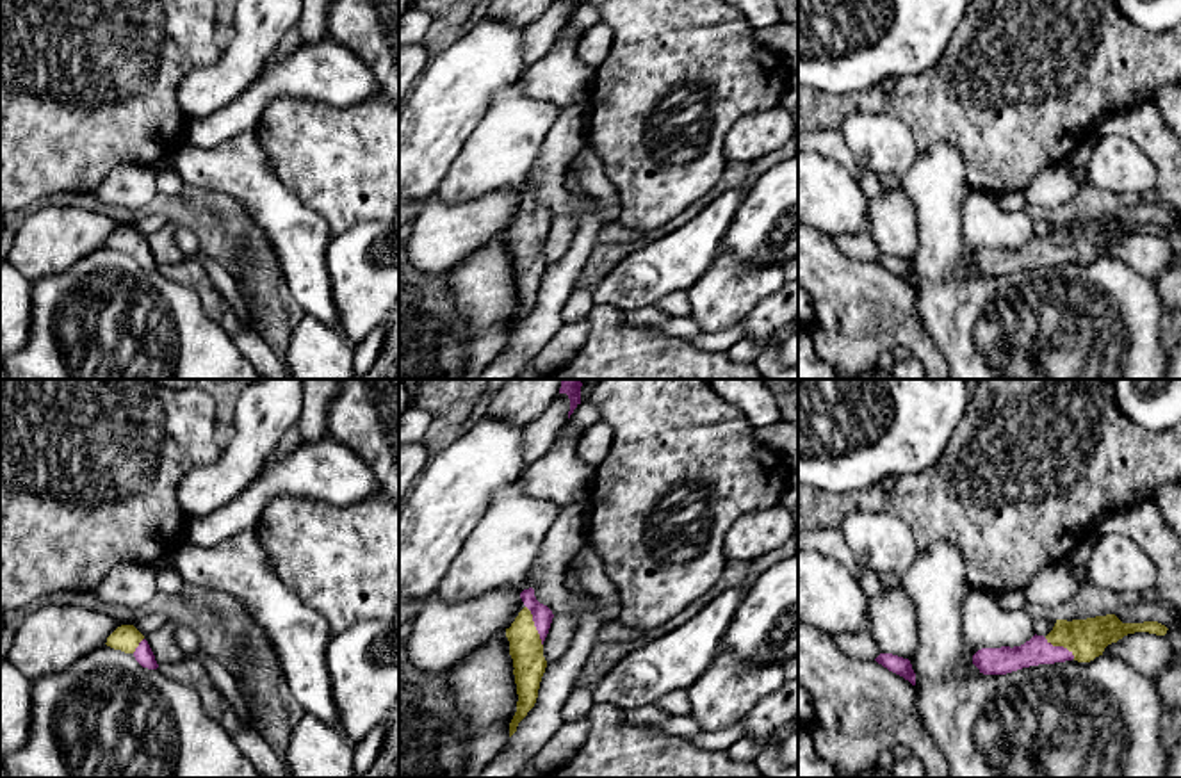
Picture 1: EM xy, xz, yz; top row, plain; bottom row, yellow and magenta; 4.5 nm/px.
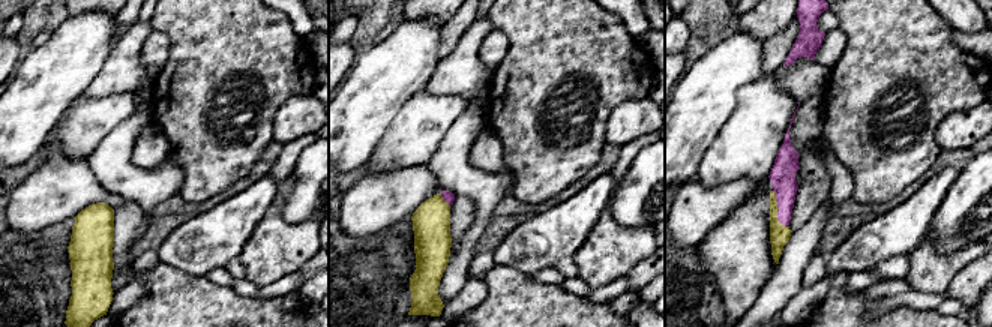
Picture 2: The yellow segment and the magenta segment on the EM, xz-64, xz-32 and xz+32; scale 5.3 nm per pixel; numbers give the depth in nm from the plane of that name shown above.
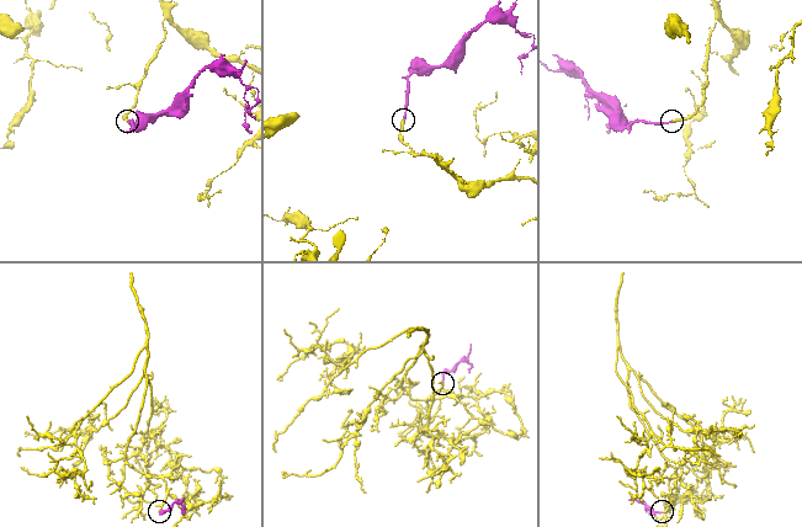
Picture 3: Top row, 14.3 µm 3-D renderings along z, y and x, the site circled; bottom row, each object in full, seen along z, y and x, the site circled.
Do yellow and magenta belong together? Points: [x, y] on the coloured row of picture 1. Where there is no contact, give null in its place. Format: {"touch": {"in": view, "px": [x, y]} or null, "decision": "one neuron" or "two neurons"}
{"touch": {"in": "xz", "px": [533, 625]}, "decision": "one neuron"}

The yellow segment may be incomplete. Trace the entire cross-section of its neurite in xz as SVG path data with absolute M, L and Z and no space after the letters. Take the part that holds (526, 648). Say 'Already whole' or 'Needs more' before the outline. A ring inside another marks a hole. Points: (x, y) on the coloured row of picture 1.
Needs more. M533 588L524 589L520 598L525 607L511 627L506 628L518 694L517 712L509 723L509 737L536 703L540 682L547 668L543 641L554 618L552 611L536 600Z

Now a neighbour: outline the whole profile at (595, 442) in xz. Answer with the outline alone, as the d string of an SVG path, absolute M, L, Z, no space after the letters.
M599 420L579 434L575 442L577 458L597 468L609 454L613 440L613 427Z

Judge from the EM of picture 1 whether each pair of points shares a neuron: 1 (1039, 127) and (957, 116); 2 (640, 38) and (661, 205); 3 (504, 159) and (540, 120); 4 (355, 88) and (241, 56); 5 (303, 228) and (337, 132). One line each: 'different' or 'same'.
1: same
2: same
3: same
4: different
5: different

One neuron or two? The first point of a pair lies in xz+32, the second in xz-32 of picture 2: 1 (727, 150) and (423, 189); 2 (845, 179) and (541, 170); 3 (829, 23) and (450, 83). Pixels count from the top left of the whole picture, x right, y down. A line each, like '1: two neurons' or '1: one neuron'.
1: two neurons
2: two neurons
3: one neuron

